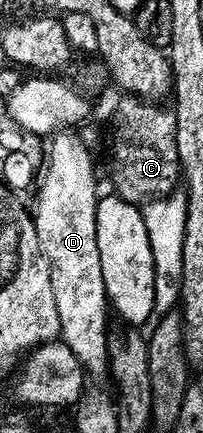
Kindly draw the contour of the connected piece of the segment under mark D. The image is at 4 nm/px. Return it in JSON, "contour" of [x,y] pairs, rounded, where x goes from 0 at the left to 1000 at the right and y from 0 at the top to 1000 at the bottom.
{"contour":[[[291,303],[246,319],[241,333],[222,344],[222,388],[207,393],[202,406],[182,418],[182,436],[192,427],[192,457],[172,464],[172,483],[163,480],[163,508],[172,513],[172,531],[182,533],[182,552],[202,561],[202,580],[222,589],[222,598],[241,607],[241,626],[251,628],[251,651],[261,654],[261,691],[281,691],[281,737],[291,739],[291,778],[310,794],[340,801],[340,811],[360,811],[369,827],[389,831],[394,843],[433,864],[488,861],[532,850],[527,841],[527,783],[537,776],[537,758],[527,760],[527,723],[537,732],[537,697],[527,693],[527,674],[517,672],[517,654],[498,635],[498,589],[478,580],[478,515],[468,513],[468,478],[478,471],[478,443],[468,446],[468,390],[448,383],[448,372],[424,363],[414,337],[399,333],[384,314],[345,316],[330,303]]]}

